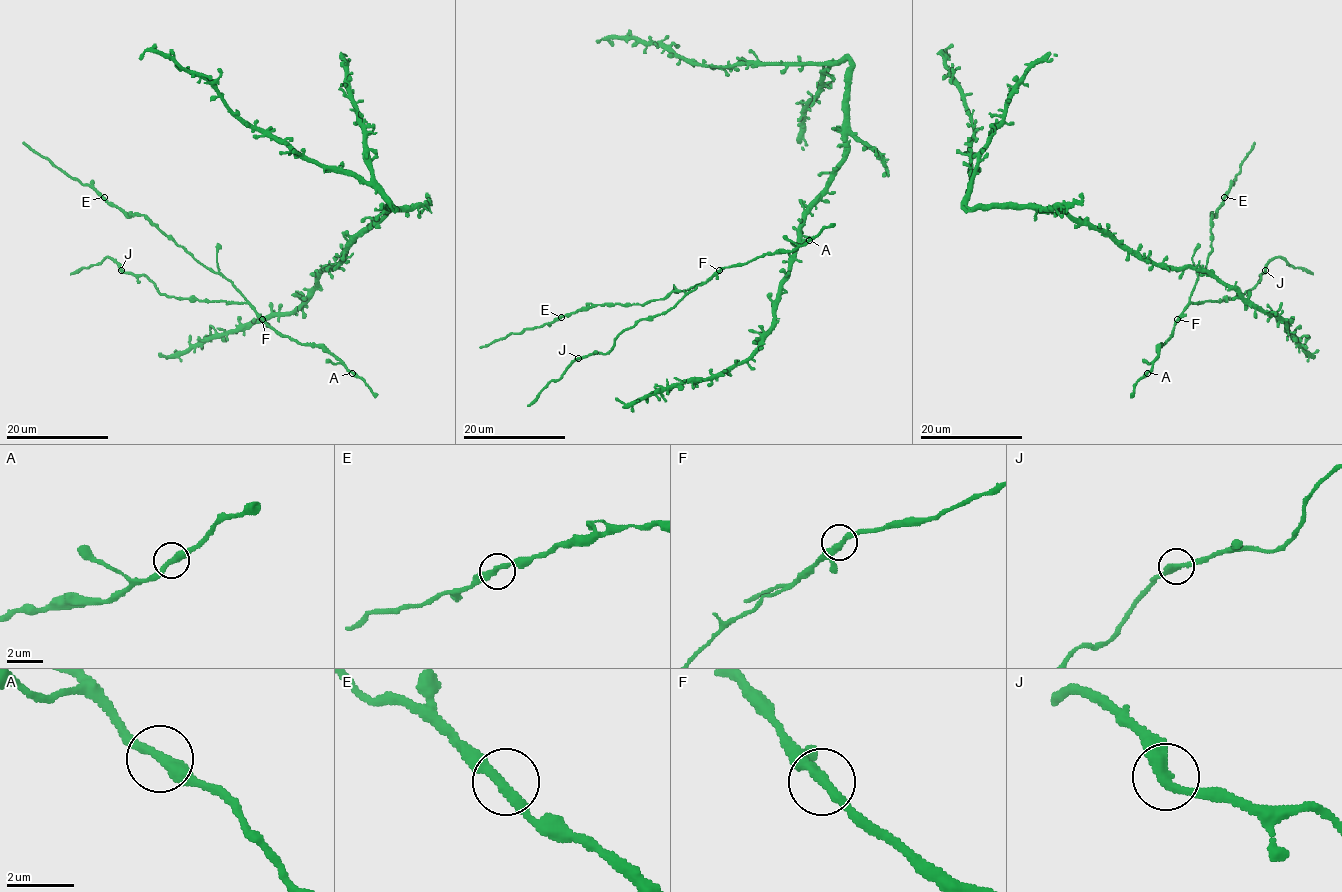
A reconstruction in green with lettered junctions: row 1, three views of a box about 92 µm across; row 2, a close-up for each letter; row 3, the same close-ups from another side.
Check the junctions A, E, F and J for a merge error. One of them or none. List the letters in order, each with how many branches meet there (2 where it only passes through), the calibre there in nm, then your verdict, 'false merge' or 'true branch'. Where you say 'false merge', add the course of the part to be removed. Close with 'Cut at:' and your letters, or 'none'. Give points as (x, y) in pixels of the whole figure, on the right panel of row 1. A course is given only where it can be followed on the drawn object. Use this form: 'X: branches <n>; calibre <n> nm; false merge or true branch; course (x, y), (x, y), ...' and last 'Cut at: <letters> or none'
A: branches 2; calibre 340 nm; true branch
E: branches 2; calibre 320 nm; true branch
F: branches 2; calibre 320 nm; true branch
J: branches 2; calibre 320 nm; true branch
Cut at: none

